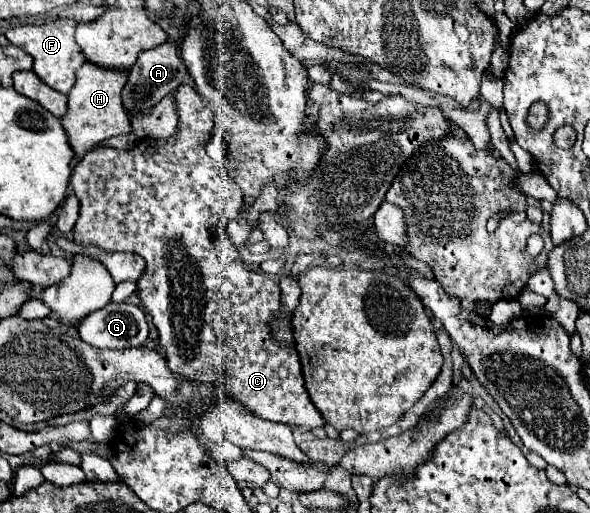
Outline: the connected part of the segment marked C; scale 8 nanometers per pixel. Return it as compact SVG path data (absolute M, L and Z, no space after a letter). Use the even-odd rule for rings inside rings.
M179 85L173 97L179 117L175 135L155 141L141 139L127 151L95 147L75 165L71 193L79 197L81 215L73 229L73 241L109 253L137 253L147 261L143 277L137 281L137 295L145 303L145 311L153 317L171 373L191 383L213 385L221 379L221 383L229 385L231 399L247 405L259 419L309 429L325 427L325 419L305 389L295 343L279 343L273 335L273 319L281 313L281 289L267 275L251 273L223 231L229 221L241 217L243 207L243 191L225 167L227 141L223 135L213 135L213 113L203 108L191 85ZM223 371L229 373L225 381Z

